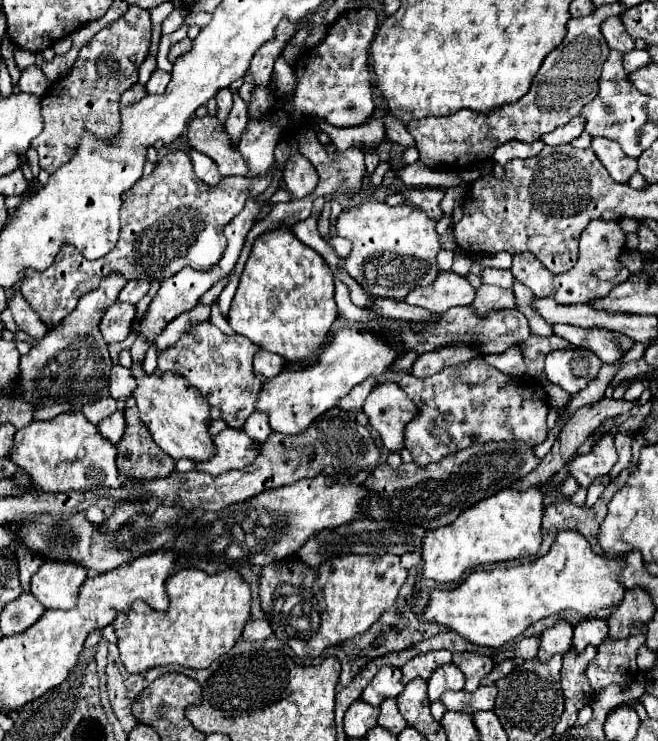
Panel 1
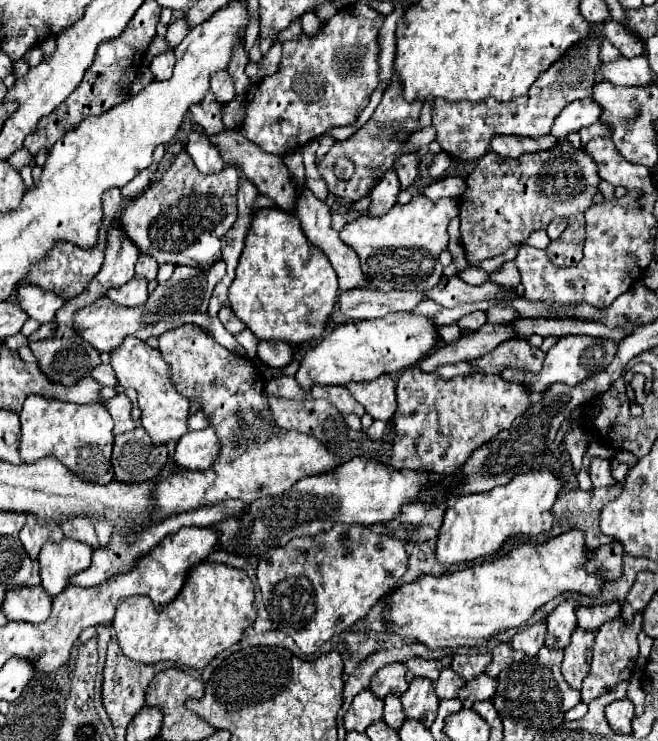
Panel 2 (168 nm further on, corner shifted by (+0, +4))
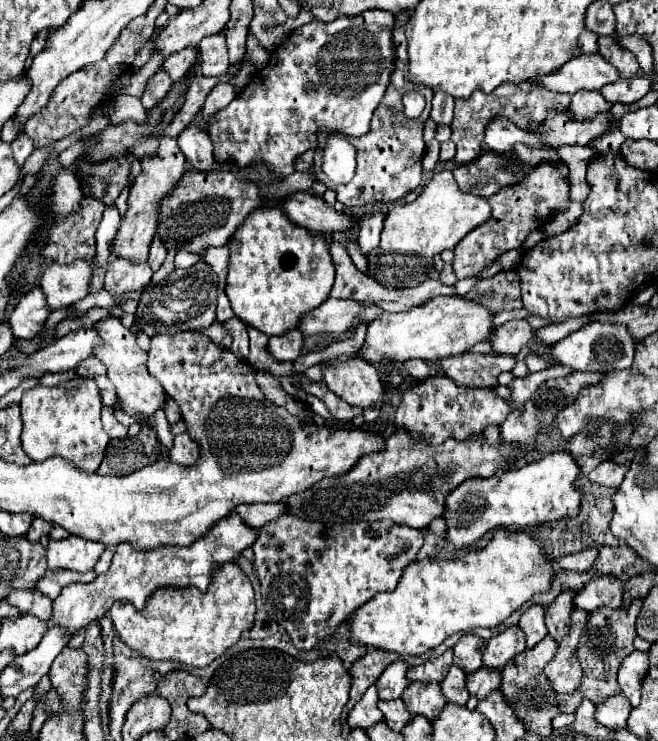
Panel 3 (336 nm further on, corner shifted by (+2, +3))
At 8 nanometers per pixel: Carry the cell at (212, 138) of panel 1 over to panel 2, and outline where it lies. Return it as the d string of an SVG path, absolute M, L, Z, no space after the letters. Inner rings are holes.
M224 129L224 131L216 133L216 135L208 135L208 139L220 151L224 163L238 167L258 187L258 191L262 195L274 199L274 203L280 209L288 211L288 213L294 209L294 197L296 197L294 195L294 189L296 189L296 185L292 183L290 173L288 173L288 167L284 165L282 157L272 157L272 155L264 153L262 149L258 149L256 145L252 145L248 139L244 139L240 135L240 131L236 131L236 129Z

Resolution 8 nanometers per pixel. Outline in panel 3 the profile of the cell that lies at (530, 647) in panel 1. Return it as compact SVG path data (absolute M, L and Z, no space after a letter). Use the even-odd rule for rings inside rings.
M536 604L530 610L526 610L520 618L520 626L526 634L526 646L532 648L534 644L538 644L546 634L546 624L544 624L544 606Z

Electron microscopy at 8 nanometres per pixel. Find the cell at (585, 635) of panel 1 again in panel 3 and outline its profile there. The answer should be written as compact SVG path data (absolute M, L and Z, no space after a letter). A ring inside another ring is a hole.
M594 576L590 582L584 584L580 592L574 596L576 608L582 608L586 612L592 612L596 608L608 606L608 608L618 608L622 604L622 594L624 594L624 584L616 576Z

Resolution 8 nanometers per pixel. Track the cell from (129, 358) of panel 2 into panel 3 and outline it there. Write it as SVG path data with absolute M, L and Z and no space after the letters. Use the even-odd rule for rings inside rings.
M116 316L98 320L94 328L98 330L104 344L96 346L92 354L108 368L108 378L116 386L116 394L118 394L122 410L130 416L136 416L136 414L152 416L158 408L164 408L166 392L162 390L162 386L158 386L158 380L146 370L146 352L136 344L134 334L130 330L126 330L122 326L120 318L116 318Z

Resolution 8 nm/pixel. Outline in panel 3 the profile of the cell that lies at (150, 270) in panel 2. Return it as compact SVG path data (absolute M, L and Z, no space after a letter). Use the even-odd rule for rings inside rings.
M156 234L156 236L154 236L154 242L152 242L152 248L150 248L148 262L150 262L150 266L152 266L154 270L158 270L158 268L162 266L164 258L166 258L166 248L164 248L164 242L162 242L160 234Z

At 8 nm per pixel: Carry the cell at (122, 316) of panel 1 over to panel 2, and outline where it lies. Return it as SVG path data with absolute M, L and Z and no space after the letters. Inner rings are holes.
M132 279L128 281L126 285L118 287L118 289L110 289L106 293L106 297L116 303L116 305L122 305L122 307L140 307L144 305L144 301L148 299L148 291L146 291L146 281L142 279Z

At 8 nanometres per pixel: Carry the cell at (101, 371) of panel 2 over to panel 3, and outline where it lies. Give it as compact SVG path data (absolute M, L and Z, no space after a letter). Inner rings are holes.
M90 356L86 360L82 360L76 368L78 376L82 378L94 378L94 376L100 376L100 374L106 374L106 366L102 366L102 362L98 362L98 358Z

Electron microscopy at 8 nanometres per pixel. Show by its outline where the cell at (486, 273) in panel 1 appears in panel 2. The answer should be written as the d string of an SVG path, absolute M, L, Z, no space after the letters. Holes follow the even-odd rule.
M466 267L464 271L458 271L458 275L470 285L482 285L482 283L490 281L490 273L480 267Z

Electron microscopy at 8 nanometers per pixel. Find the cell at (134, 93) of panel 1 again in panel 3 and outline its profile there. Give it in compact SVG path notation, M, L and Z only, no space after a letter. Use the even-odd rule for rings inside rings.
M158 70L146 84L146 90L144 90L144 98L142 98L142 104L146 110L152 110L158 102L162 102L166 98L166 94L170 92L172 88L172 80L170 76L164 72L164 70Z

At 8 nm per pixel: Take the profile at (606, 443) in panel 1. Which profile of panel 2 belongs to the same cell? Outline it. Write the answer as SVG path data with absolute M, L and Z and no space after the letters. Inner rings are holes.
M592 457L590 459L590 479L594 483L594 487L606 487L616 483L610 477L610 461L602 459L602 457Z

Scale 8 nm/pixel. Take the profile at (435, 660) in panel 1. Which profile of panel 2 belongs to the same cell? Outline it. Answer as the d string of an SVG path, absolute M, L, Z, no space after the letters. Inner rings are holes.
M446 655L446 657L442 657L442 659L412 657L412 659L406 663L406 667L408 667L408 671L406 671L406 681L410 683L414 677L426 677L426 679L432 679L432 681L434 681L434 679L438 679L440 671L450 665L450 661L452 661L450 655Z

